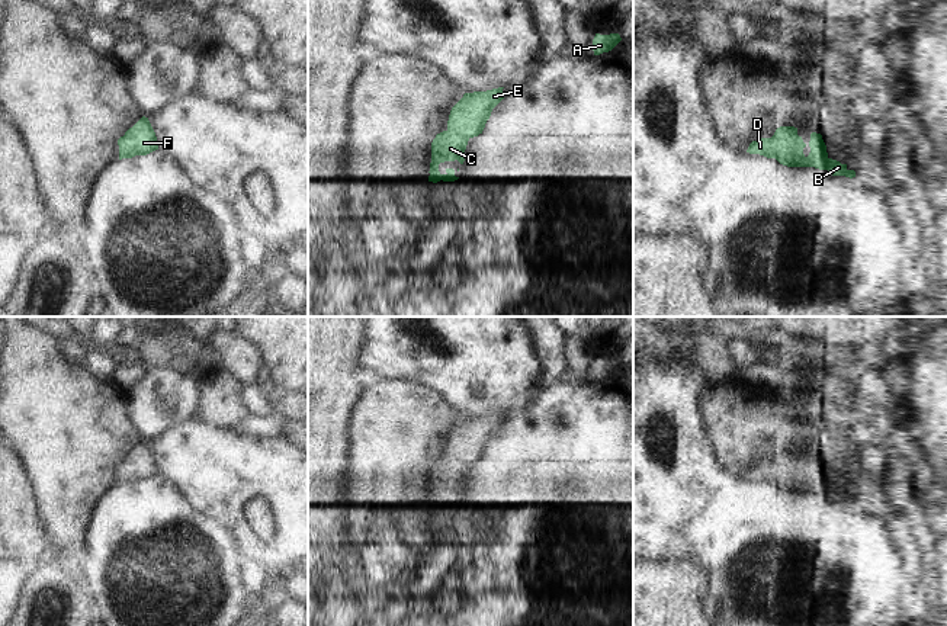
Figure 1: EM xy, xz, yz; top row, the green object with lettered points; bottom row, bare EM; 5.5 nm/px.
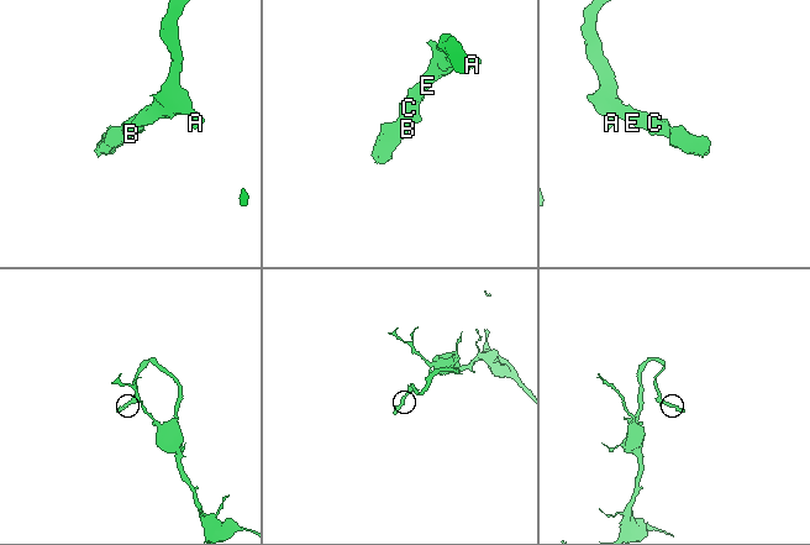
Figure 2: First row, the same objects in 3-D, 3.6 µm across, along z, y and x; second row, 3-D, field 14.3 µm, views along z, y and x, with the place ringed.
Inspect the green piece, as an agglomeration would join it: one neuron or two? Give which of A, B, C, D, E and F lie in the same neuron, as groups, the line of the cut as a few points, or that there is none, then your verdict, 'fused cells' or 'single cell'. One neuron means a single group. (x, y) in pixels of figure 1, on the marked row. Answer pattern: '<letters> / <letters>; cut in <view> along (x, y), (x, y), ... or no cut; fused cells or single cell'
A B C D E F; no cut; single cell

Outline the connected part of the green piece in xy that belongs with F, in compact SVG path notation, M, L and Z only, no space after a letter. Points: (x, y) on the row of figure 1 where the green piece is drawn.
M142 116L123 137L118 139L119 160L135 155L147 155L158 150L155 132L148 121Z

